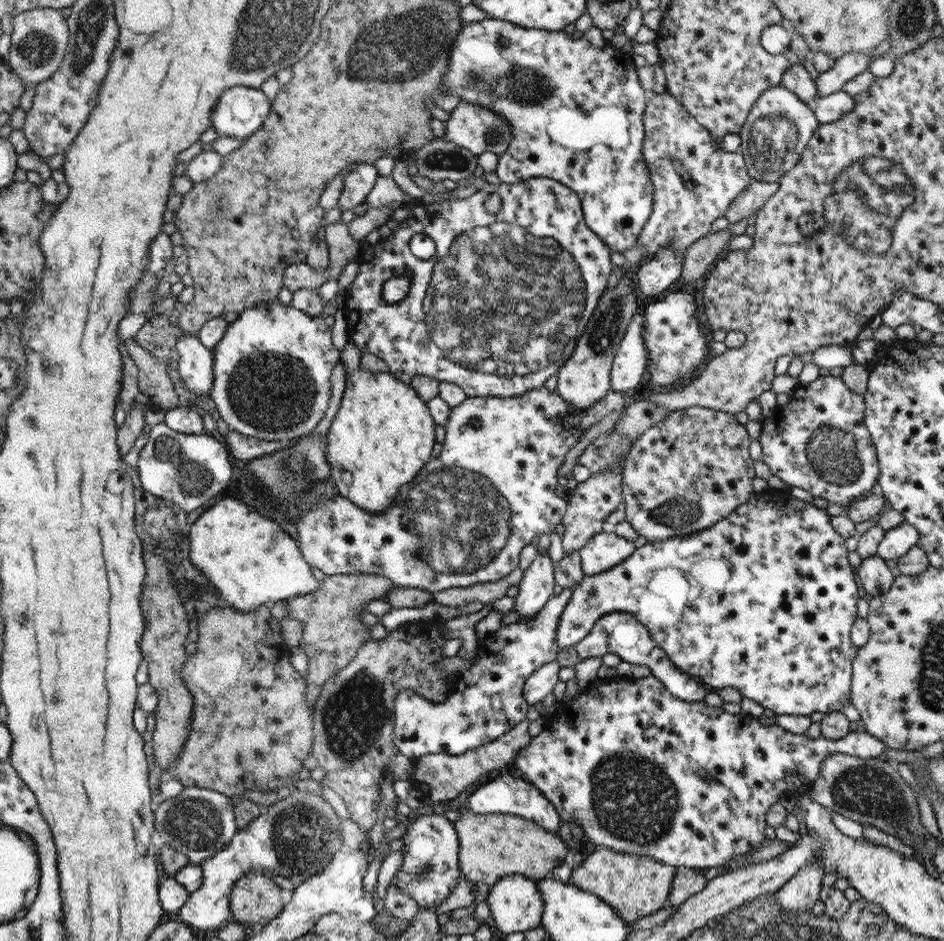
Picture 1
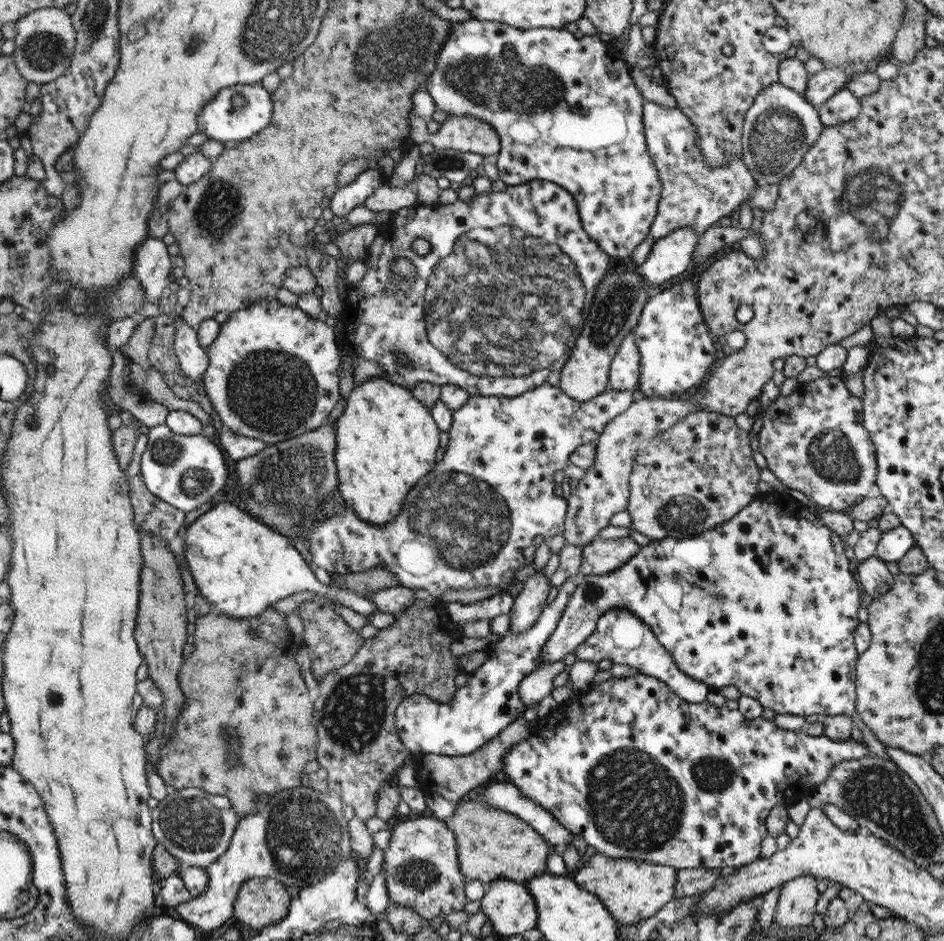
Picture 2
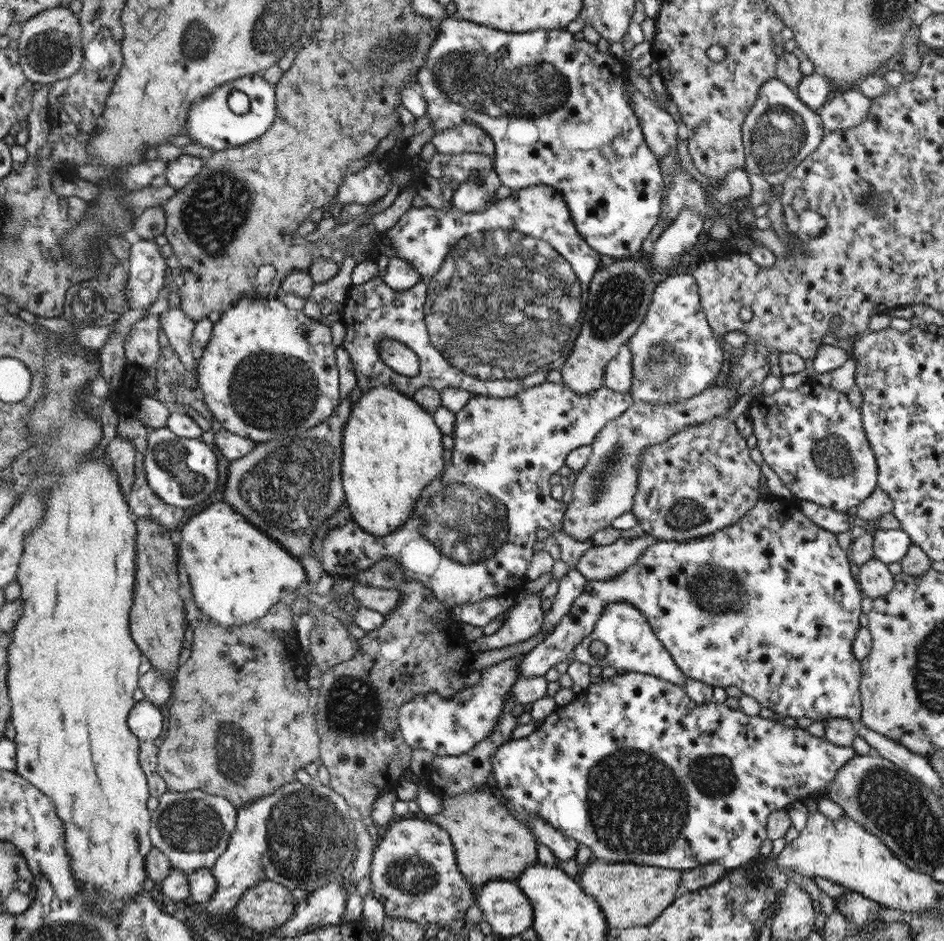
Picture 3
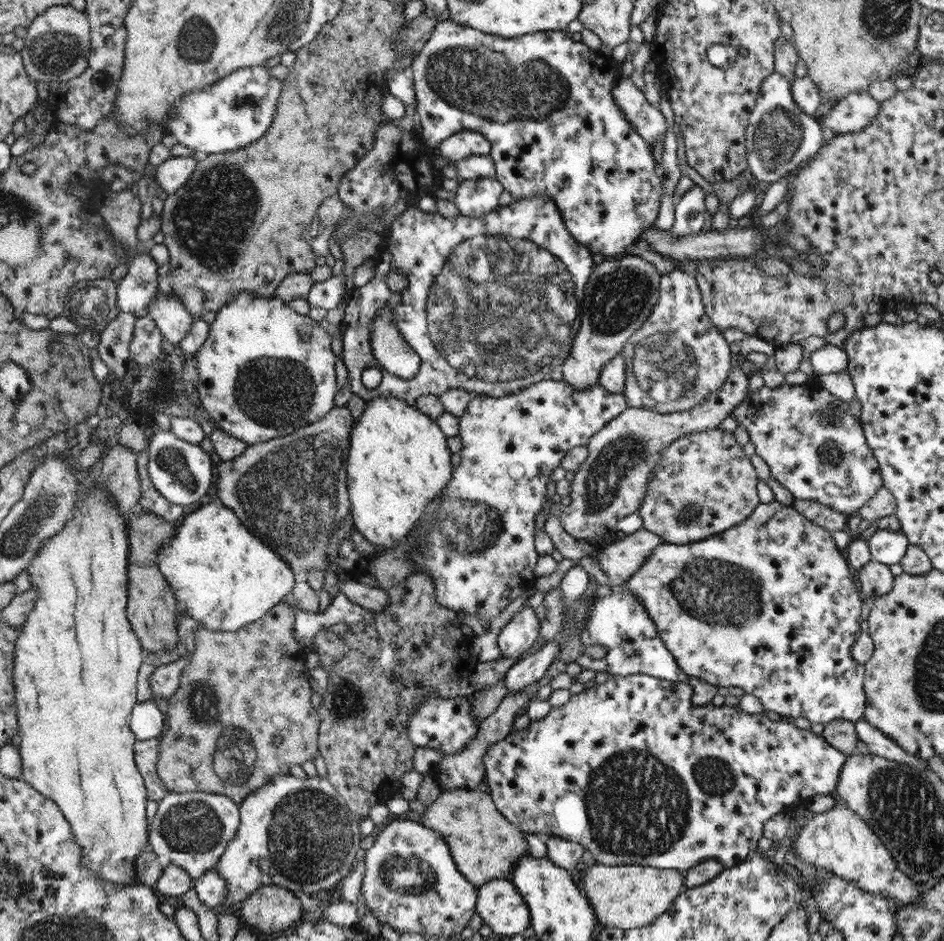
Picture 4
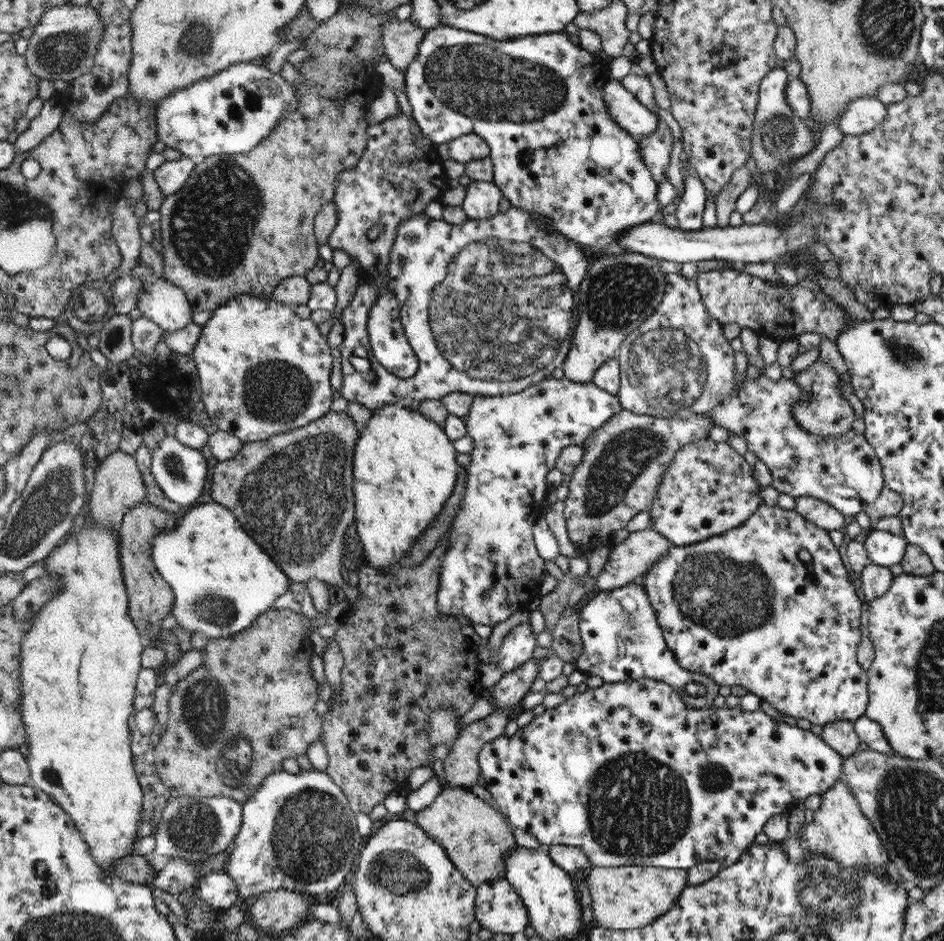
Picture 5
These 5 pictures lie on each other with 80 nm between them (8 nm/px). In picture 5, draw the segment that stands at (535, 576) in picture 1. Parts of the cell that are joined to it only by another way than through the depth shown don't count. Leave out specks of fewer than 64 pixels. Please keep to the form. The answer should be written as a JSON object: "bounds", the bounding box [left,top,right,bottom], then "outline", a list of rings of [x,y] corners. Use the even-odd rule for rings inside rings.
{"bounds":[496,622,537,675],"outline":[[[529,622],[519,624],[504,637],[496,659],[496,663],[504,675],[533,658],[532,652],[537,646],[536,638],[537,634],[534,633]]]}

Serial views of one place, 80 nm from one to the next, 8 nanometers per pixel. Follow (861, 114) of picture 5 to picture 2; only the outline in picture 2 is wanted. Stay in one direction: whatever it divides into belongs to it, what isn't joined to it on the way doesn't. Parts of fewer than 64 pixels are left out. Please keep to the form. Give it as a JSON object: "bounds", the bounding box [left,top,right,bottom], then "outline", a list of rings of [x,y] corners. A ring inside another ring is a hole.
{"bounds":[818,88,861,126],"outline":[[[842,88],[824,104],[820,104],[818,114],[823,126],[836,126],[848,122],[859,115],[861,100],[850,90]]]}

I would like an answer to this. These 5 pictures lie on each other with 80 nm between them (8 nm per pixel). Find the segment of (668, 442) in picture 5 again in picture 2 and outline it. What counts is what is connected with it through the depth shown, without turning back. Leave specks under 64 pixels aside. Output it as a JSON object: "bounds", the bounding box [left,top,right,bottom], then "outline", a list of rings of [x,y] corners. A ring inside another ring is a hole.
{"bounds":[563,396,703,547],"outline":[[[638,396],[628,411],[604,428],[595,440],[594,464],[585,469],[583,478],[568,498],[567,527],[563,532],[566,543],[583,547],[600,535],[603,528],[610,526],[615,515],[627,510],[631,497],[630,478],[634,470],[635,456],[655,436],[672,429],[690,413],[702,411],[703,408],[700,407],[694,399],[645,399]]]}

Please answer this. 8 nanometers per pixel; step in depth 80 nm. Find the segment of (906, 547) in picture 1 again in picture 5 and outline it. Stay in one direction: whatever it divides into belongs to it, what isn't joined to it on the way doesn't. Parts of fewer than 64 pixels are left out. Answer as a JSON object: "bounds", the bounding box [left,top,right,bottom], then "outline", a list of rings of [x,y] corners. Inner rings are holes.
{"bounds":[861,529,907,567],"outline":[[[870,529],[861,537],[872,563],[890,567],[898,564],[905,555],[907,540],[903,535],[895,535],[881,530]]]}

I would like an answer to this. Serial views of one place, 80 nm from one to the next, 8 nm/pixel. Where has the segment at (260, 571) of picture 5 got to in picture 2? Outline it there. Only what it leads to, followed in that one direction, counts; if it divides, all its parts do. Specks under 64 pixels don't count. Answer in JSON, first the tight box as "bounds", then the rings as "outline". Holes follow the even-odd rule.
{"bounds":[186,501,378,618],"outline":[[[230,501],[216,504],[186,528],[186,560],[200,594],[211,604],[213,612],[231,618],[262,615],[278,600],[306,590],[337,600],[347,610],[358,614],[369,615],[378,611],[366,596],[320,583],[286,536],[264,526]]]}

